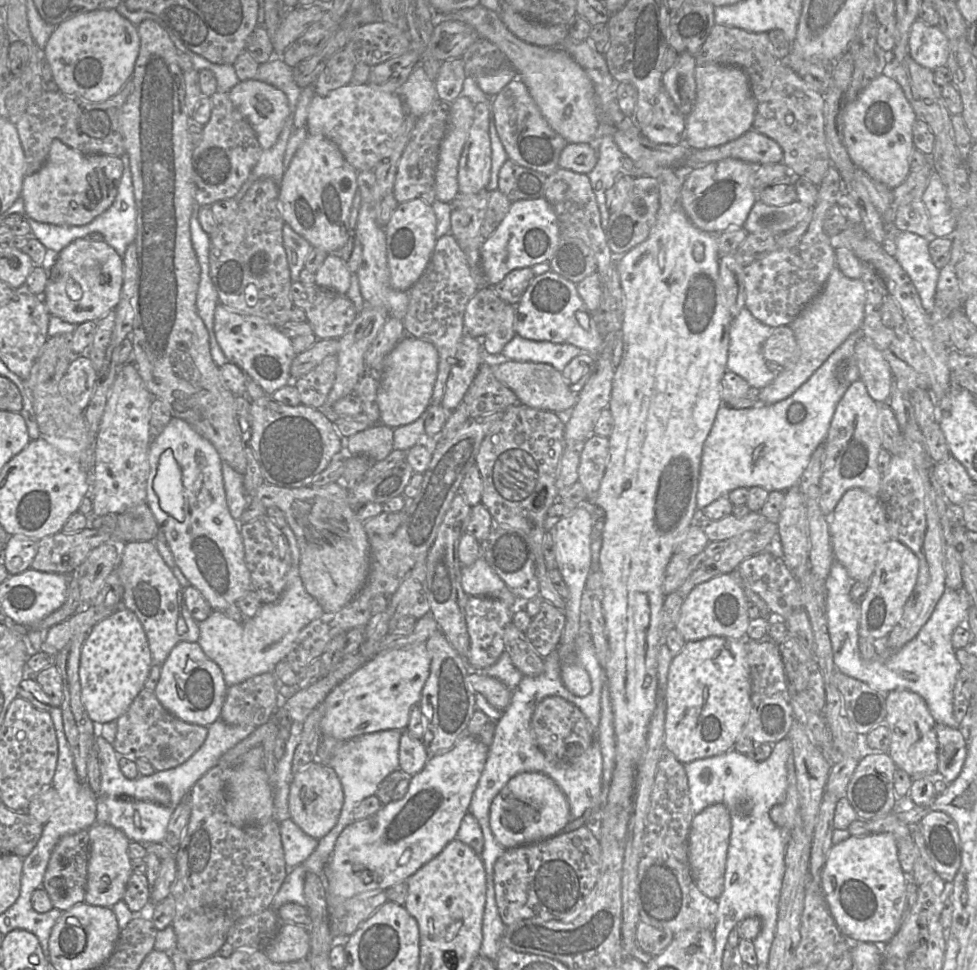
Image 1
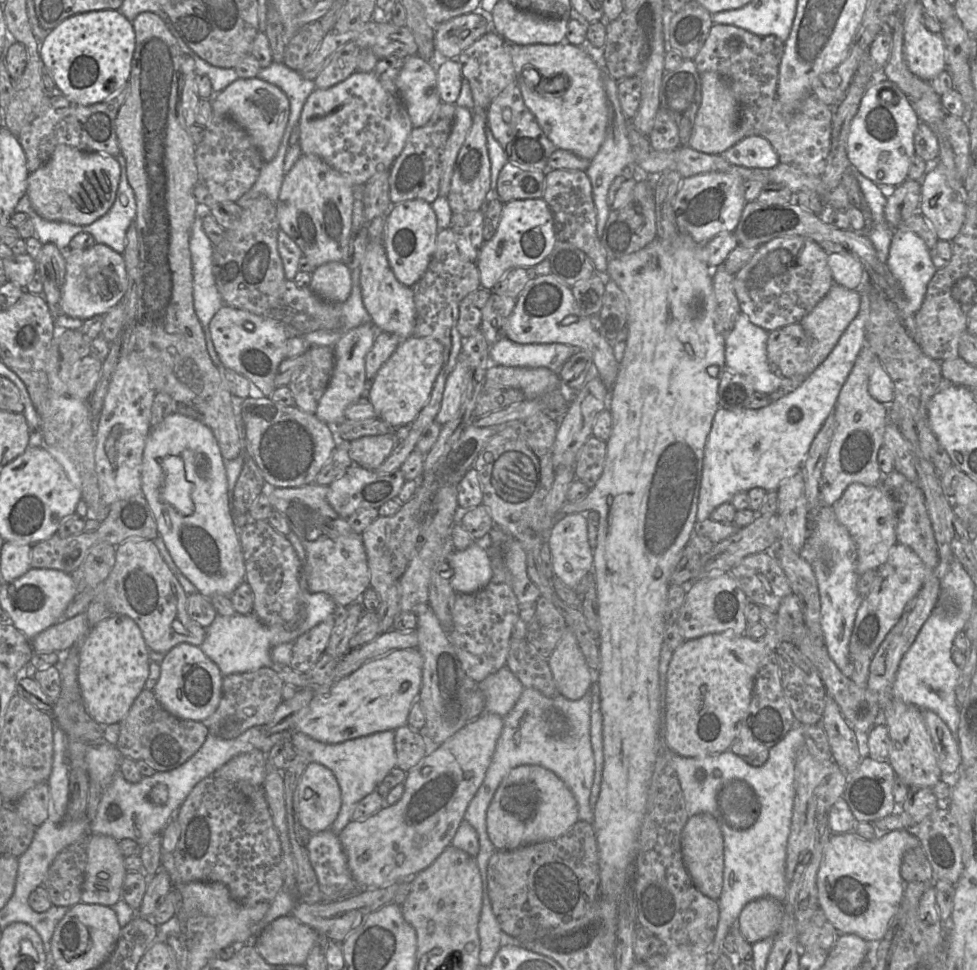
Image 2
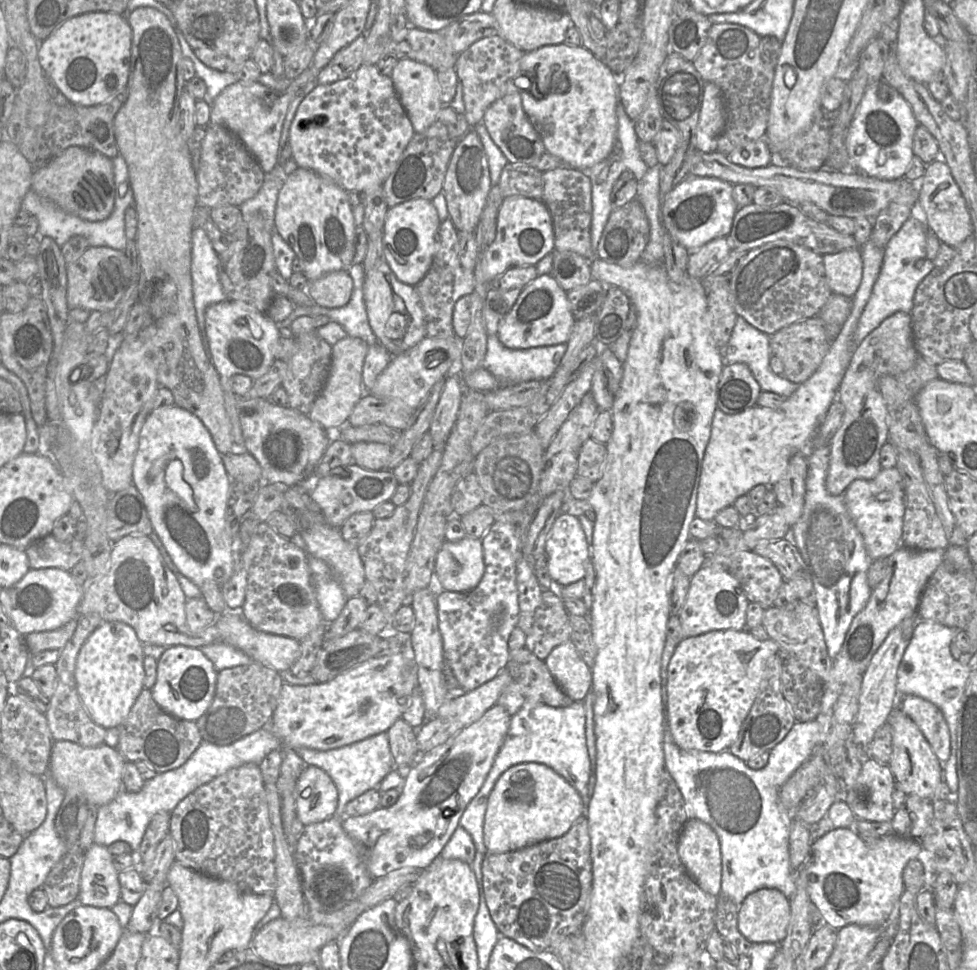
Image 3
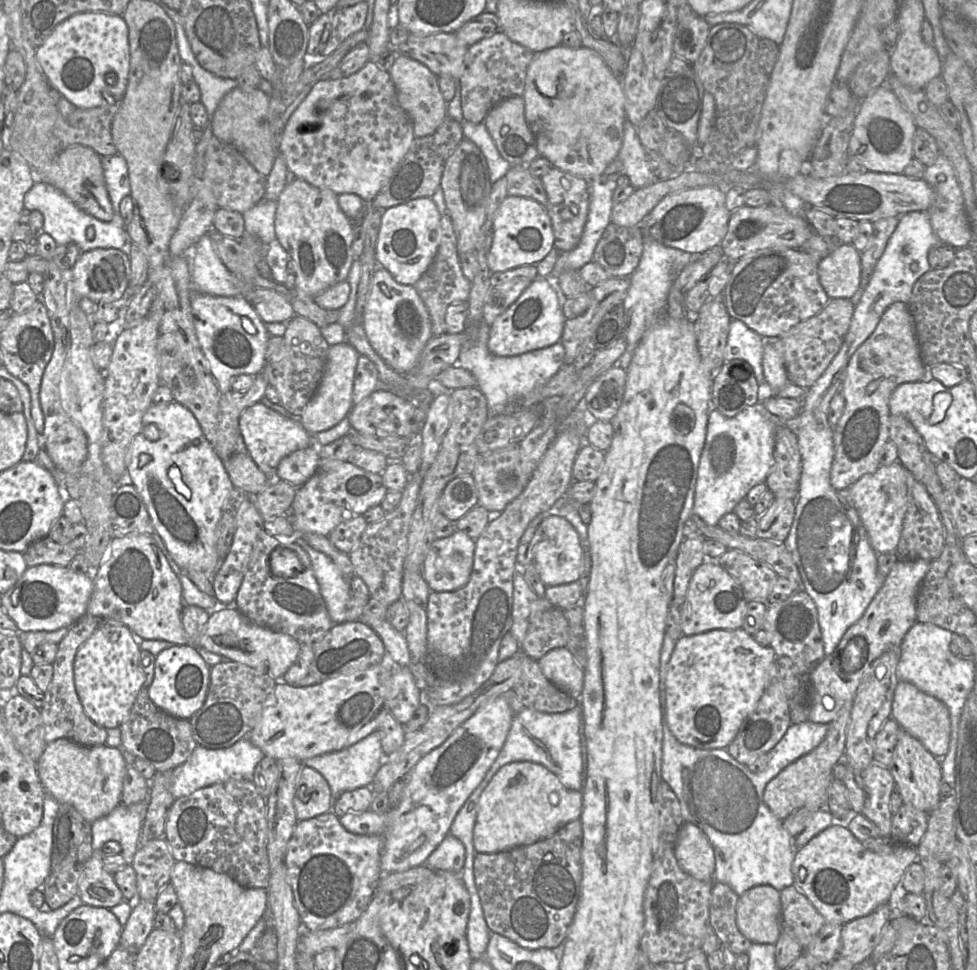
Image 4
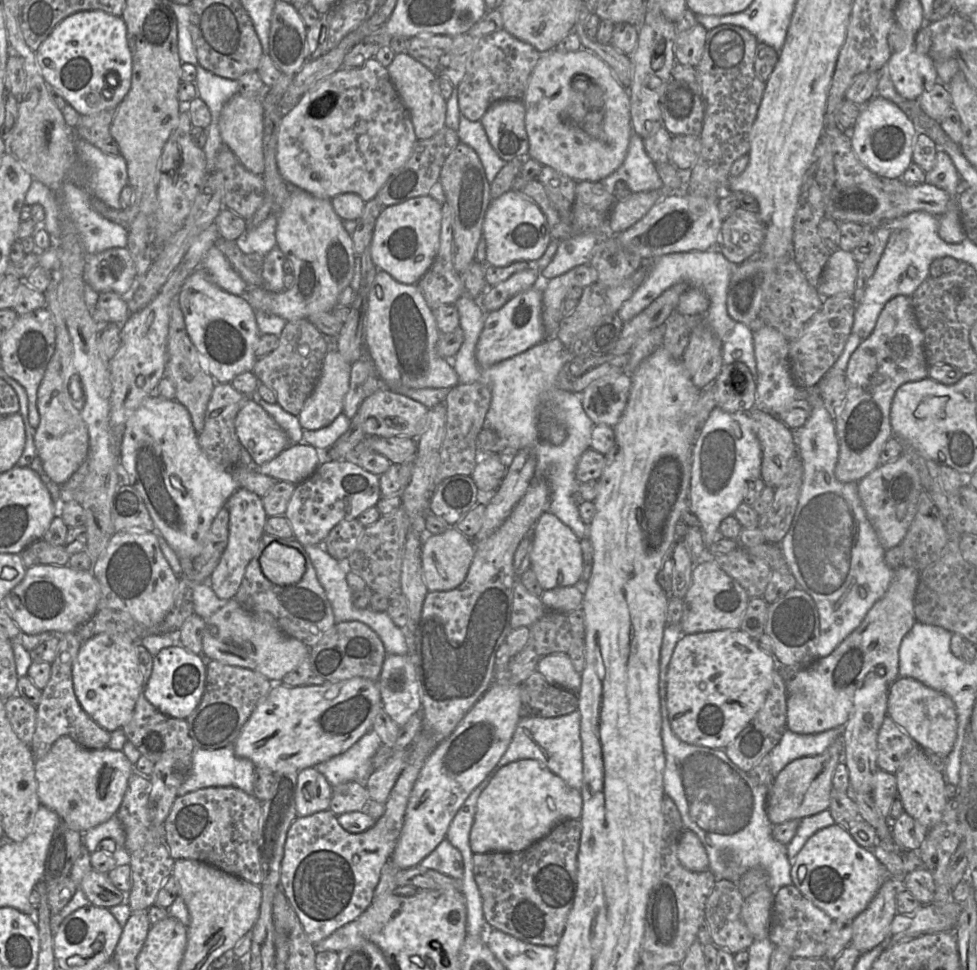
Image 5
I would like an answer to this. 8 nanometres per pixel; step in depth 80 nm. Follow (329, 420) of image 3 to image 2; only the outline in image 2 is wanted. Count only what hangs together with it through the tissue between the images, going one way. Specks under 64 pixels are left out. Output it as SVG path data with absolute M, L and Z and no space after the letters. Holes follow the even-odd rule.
M372 322L360 325L350 330L343 330L342 337L333 347L334 368L329 384L319 400L316 412L318 419L326 424L339 424L345 420L346 408L361 396L369 398L369 383L365 374L365 358L371 349L378 329Z

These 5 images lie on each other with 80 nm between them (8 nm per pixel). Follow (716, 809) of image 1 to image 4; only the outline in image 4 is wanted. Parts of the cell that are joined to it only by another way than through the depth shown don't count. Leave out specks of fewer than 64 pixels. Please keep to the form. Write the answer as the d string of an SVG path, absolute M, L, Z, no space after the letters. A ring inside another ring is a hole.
M684 822L676 839L675 856L682 869L695 879L714 880L714 849L697 825Z

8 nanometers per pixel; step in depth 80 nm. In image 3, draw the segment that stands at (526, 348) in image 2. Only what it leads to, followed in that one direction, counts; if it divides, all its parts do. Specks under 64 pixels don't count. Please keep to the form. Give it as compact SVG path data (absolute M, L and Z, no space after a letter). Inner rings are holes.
M487 335L487 351L482 368L495 376L501 387L528 381L548 380L554 375L566 349L566 344L528 349L510 349L505 347L496 335Z

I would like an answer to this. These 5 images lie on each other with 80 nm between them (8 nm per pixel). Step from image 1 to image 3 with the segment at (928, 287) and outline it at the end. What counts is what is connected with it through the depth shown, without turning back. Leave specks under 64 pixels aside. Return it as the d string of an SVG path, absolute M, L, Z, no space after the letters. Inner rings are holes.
M911 216L885 246L879 276L854 333L855 345L860 344L883 320L895 312L911 313L915 291L919 283L935 268L933 261L927 258L927 230L923 218ZM916 262L918 263L917 267L915 266Z

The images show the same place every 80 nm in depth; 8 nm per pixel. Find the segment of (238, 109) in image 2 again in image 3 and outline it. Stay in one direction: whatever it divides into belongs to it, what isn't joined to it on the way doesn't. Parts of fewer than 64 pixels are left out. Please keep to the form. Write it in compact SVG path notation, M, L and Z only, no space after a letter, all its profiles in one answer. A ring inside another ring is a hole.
M237 81L214 100L209 124L224 126L239 137L262 170L269 173L279 163L281 132L289 104L284 91L269 88L258 81Z

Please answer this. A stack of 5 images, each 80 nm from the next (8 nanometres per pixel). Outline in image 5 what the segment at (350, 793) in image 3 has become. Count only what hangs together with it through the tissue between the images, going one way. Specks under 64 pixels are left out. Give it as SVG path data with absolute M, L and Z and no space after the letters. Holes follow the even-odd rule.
M372 728L348 750L315 765L315 768L325 776L331 787L335 787L348 781L364 783L370 773L374 770L372 766L372 759L381 745L382 742L380 736Z

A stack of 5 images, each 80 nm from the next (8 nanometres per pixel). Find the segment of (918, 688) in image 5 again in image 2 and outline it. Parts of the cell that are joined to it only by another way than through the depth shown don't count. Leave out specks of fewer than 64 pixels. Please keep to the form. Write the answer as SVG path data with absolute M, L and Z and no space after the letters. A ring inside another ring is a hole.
M921 709L924 722L937 754L938 765L943 773L960 771L959 743L945 722L933 711Z

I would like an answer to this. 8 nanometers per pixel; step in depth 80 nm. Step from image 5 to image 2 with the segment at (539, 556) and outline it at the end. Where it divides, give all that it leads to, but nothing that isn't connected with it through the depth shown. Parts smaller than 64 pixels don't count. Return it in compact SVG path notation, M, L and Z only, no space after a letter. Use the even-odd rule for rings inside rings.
M581 513L562 518L550 530L549 546L554 574L574 590L581 578L592 571L587 518Z

